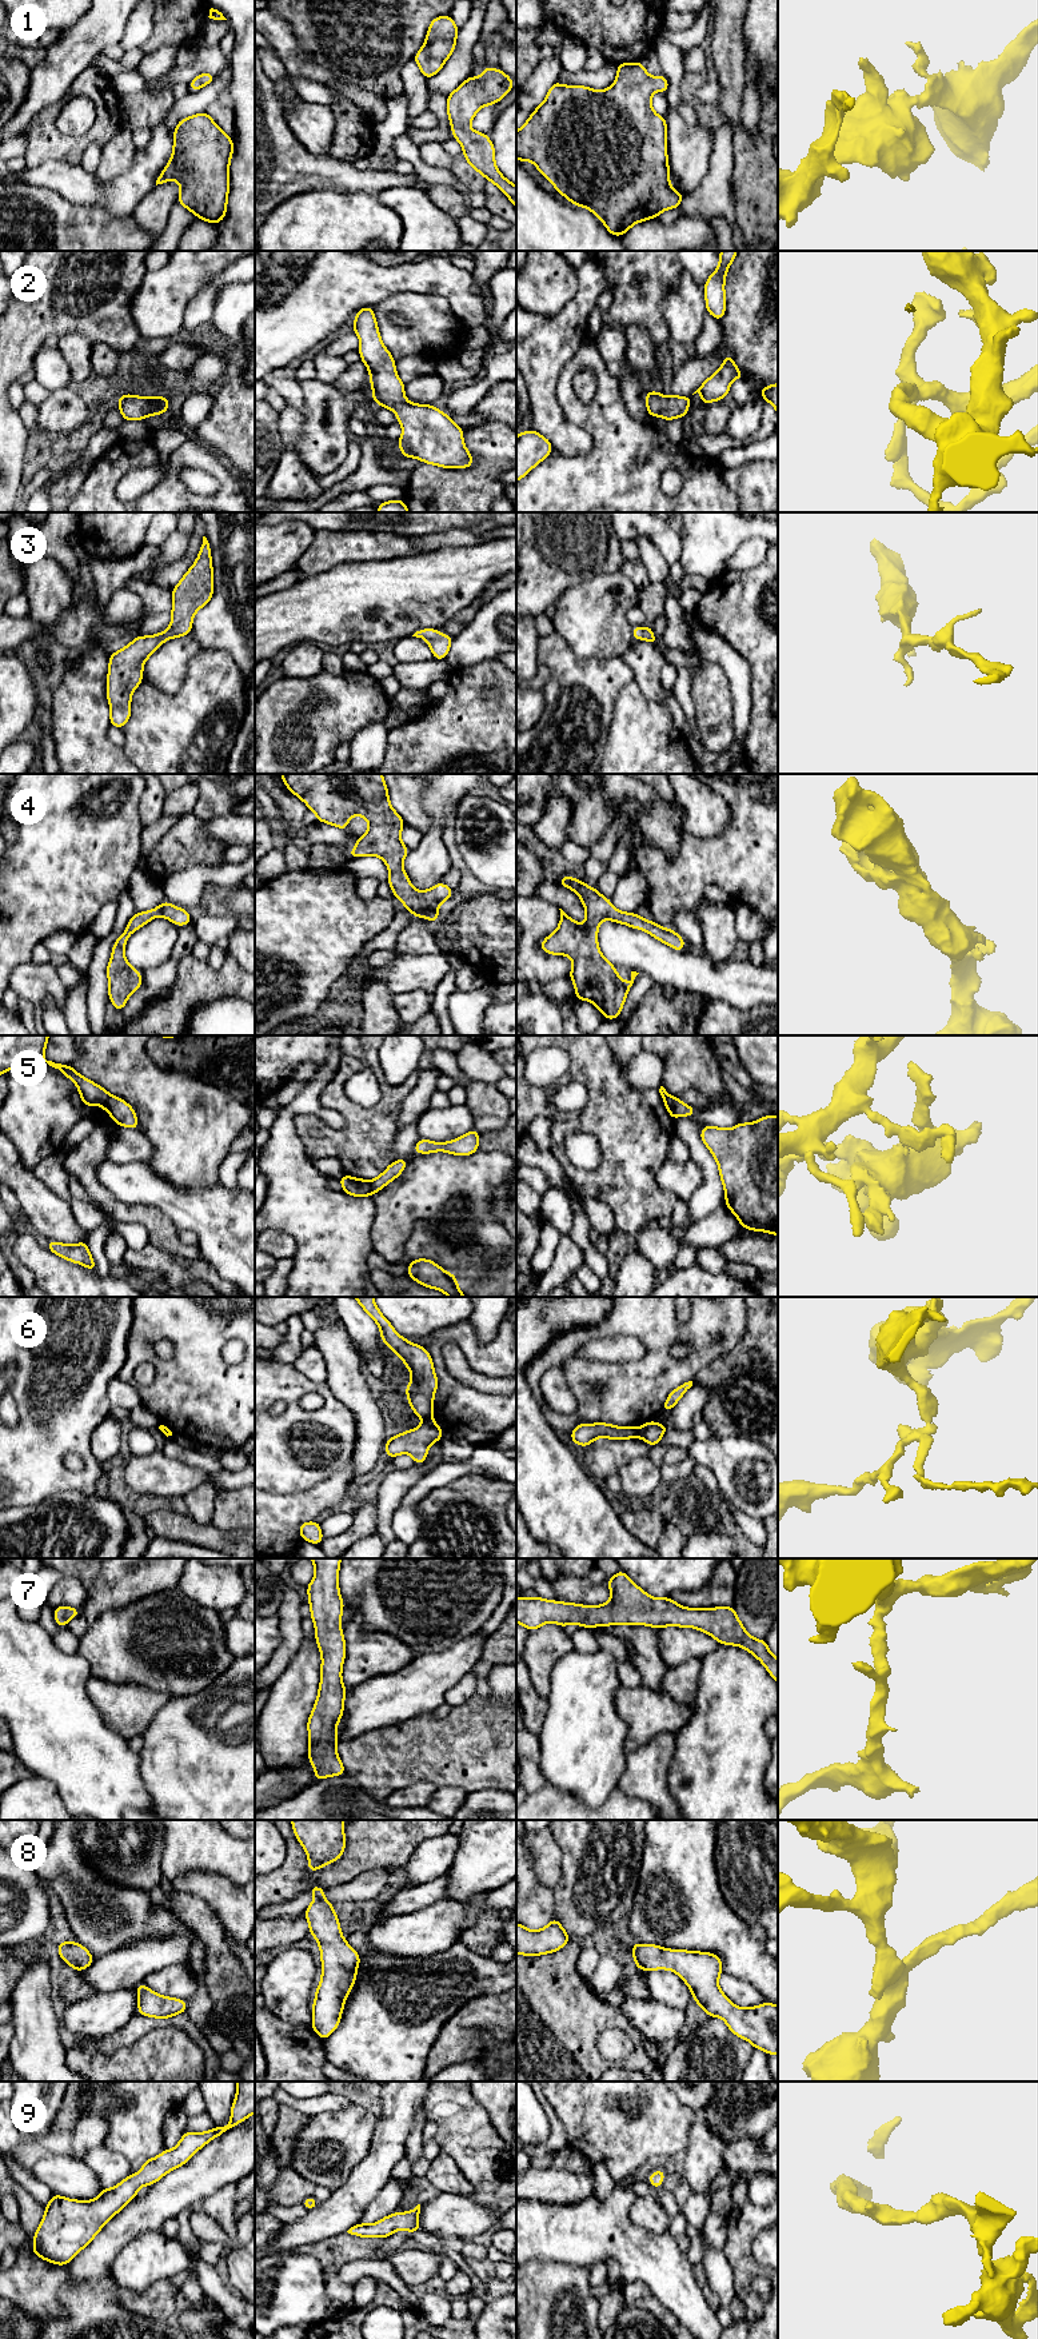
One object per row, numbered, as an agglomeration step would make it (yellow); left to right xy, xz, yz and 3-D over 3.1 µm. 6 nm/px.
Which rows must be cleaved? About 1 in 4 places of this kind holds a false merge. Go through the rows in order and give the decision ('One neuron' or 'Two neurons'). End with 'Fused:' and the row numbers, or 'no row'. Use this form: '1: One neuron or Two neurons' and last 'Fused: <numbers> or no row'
1: One neuron
2: One neuron
3: One neuron
4: One neuron
5: Two neurons
6: Two neurons
7: One neuron
8: One neuron
9: One neuron
Fused: 5, 6

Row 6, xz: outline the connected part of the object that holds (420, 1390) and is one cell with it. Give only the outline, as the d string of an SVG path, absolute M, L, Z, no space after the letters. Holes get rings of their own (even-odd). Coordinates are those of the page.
M354 1297L366 1313L378 1324L383 1342L406 1364L412 1381L404 1388L407 1401L415 1416L430 1421L434 1416L434 1396L438 1377L434 1362L423 1345L411 1344L398 1334L390 1321L380 1313L374 1297Z

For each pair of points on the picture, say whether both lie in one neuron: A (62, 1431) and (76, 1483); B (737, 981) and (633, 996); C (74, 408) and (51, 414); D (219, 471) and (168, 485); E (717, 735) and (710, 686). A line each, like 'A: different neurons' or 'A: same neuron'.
A: same neuron
B: different neurons
C: same neuron
D: same neuron
E: same neuron

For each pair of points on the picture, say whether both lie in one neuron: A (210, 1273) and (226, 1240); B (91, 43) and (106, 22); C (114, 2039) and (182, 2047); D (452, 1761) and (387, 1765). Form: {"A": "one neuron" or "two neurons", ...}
{"A": "two neurons", "B": "one neuron", "C": "two neurons", "D": "one neuron"}

